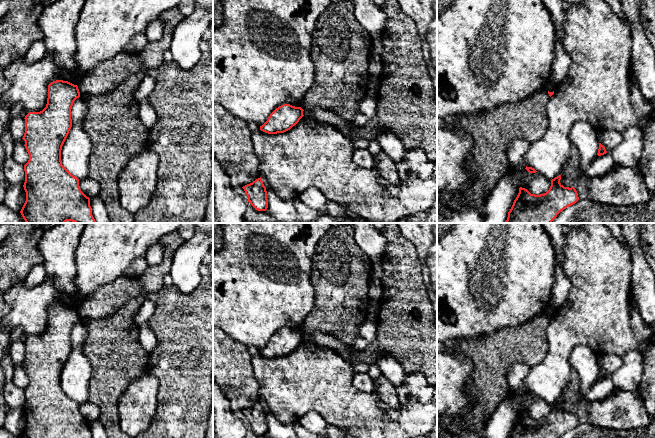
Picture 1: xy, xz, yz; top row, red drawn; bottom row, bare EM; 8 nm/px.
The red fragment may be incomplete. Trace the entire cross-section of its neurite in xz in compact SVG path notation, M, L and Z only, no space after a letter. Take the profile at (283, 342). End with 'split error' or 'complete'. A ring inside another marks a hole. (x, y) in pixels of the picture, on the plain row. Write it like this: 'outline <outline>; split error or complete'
outline M283 328L276 332L260 354L268 358L284 357L295 350L304 340L301 331Z; complete

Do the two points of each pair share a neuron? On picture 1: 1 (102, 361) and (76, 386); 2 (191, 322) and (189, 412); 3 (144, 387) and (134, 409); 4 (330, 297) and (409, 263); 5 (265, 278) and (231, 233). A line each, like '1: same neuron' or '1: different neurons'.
1: different neurons
2: same neuron
3: same neuron
4: different neurons
5: same neuron

